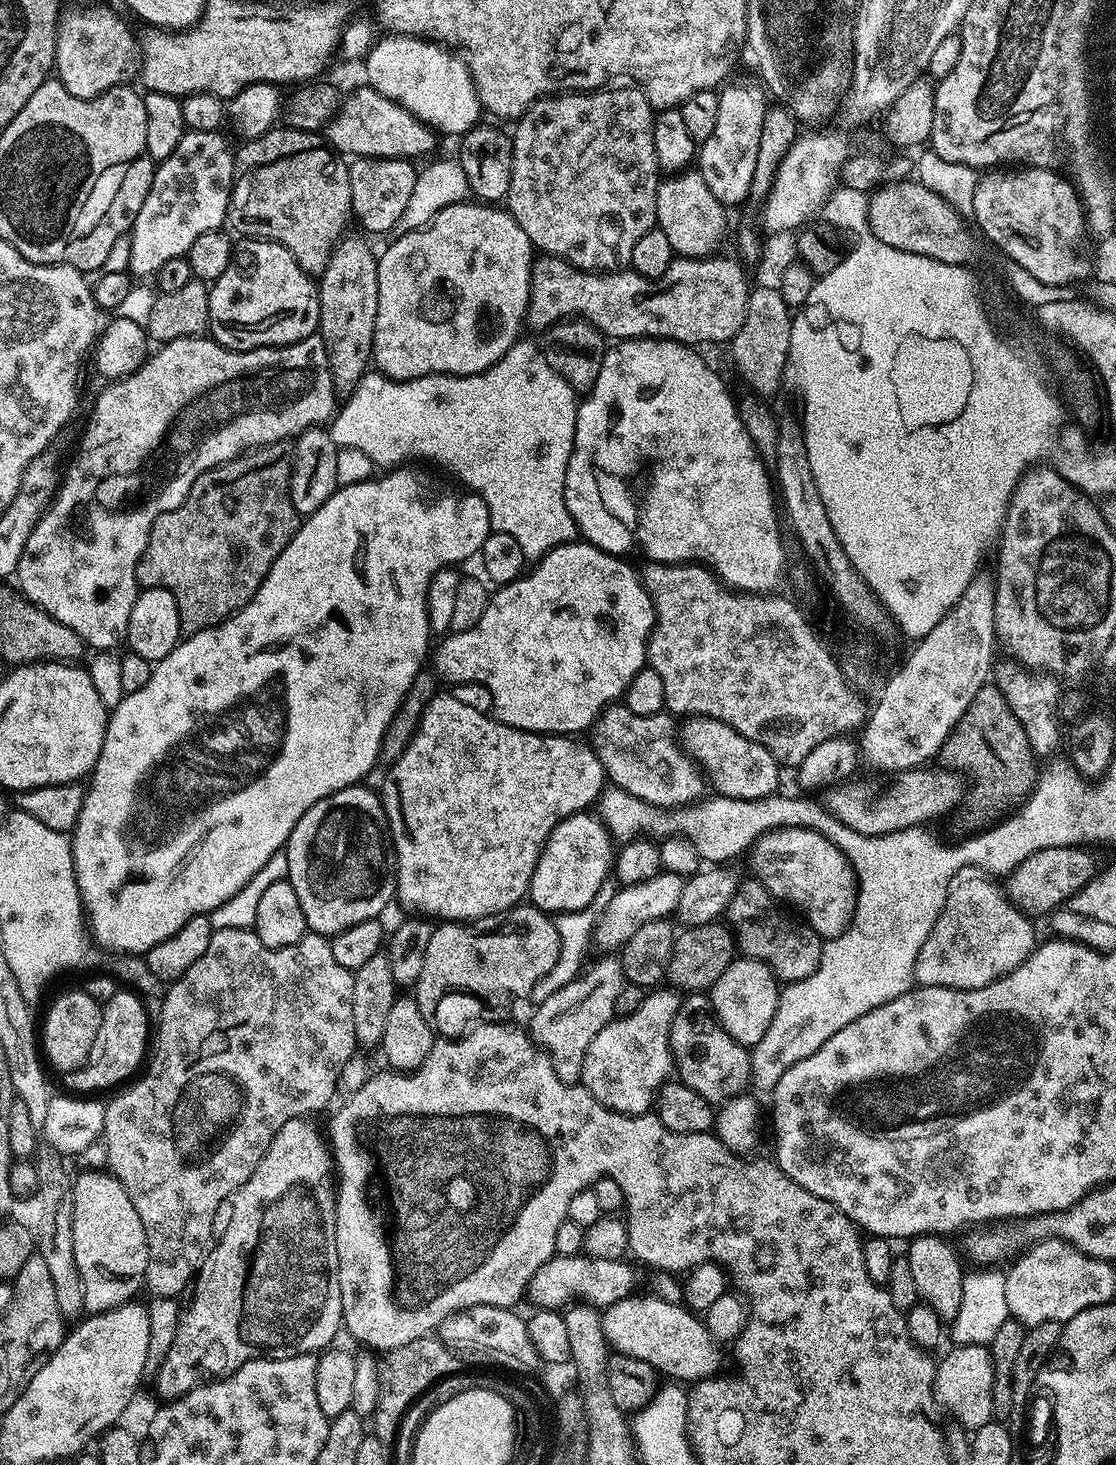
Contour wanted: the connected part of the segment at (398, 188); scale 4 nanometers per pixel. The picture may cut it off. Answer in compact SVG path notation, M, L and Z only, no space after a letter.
M365 156L349 163L352 216L360 219L365 233L391 233L398 218L402 218L402 210L406 210L410 203L410 193L414 191L417 171L417 165L410 160L380 160L376 156Z

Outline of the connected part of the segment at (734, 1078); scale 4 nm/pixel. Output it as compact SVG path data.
M693 992L681 999L678 1014L670 1026L670 1046L679 1083L690 1086L690 1090L698 1090L698 1094L713 1106L735 1099L749 1087L752 1078L749 1049L726 1034L724 1027L716 1021L711 999L705 993Z

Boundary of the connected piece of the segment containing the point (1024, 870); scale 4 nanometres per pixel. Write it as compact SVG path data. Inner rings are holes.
M1058 846L1038 850L1038 854L1030 854L1030 858L1026 858L1026 862L1022 862L1006 877L1006 891L1009 900L1021 912L1032 918L1040 915L1043 917L1045 914L1067 905L1068 900L1087 886L1098 873L1096 860L1088 852L1091 851L1084 846L1075 848Z

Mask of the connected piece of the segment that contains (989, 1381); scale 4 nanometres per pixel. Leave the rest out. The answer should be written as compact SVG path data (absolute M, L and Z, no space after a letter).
M960 1345L950 1347L936 1366L936 1399L949 1416L954 1417L965 1430L975 1430L993 1423L994 1417L994 1362L985 1345Z

